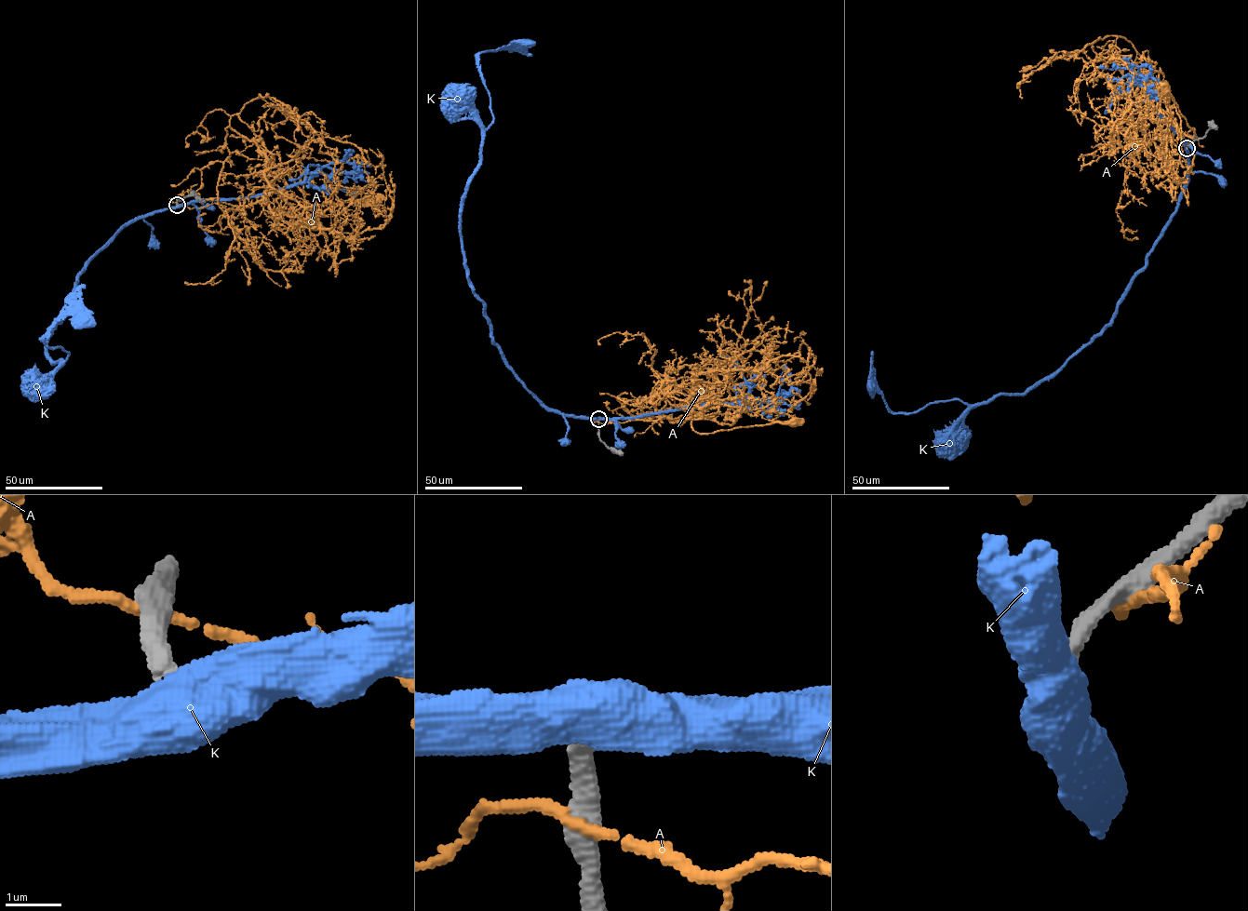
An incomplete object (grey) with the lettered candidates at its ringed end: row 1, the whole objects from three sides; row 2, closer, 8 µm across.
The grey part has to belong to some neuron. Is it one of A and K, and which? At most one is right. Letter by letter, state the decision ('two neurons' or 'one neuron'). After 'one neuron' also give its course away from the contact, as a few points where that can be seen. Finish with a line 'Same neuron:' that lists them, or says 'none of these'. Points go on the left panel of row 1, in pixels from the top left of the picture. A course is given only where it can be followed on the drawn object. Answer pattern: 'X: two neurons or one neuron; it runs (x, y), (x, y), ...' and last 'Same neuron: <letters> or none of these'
A: two neurons
K: two neurons
Same neuron: none of these

